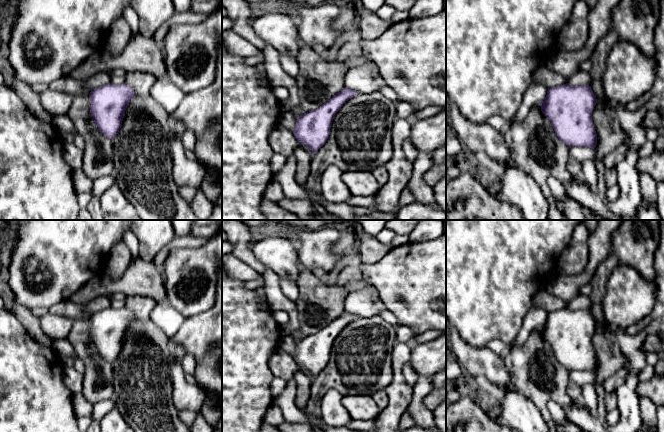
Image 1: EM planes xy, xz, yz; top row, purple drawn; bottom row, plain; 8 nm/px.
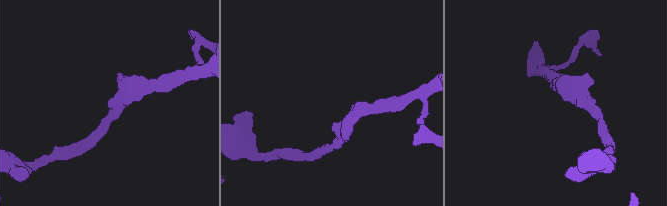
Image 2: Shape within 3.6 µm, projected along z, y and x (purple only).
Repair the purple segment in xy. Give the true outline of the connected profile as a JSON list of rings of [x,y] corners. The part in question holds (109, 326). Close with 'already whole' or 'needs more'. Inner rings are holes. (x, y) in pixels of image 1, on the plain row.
[[[109,307],[90,316],[90,337],[101,358],[110,363],[118,358],[126,332],[135,320],[135,315],[125,307]]]; already whole

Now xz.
[[[344,312],[319,332],[298,341],[293,355],[297,365],[305,368],[314,379],[327,365],[336,337],[346,325],[357,318],[354,314]]]; already whole

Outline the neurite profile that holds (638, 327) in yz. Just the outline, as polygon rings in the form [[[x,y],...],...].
[[[650,315],[646,316],[644,319],[639,321],[638,323],[629,326],[626,330],[625,333],[629,335],[636,335],[639,332],[641,332],[649,323],[651,322],[651,317]]]

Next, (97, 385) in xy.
[[[77,320],[66,338],[85,366],[82,394],[95,404],[113,396],[113,366],[98,354],[90,337],[90,328],[89,320]]]

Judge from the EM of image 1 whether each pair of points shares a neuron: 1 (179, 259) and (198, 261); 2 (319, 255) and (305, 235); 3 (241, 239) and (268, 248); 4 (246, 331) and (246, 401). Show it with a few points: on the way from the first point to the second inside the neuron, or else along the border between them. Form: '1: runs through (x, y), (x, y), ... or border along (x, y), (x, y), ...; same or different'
1: runs through (184, 259), (188, 258), (193, 261); same
2: runs through (316, 250), (307, 240); same
3: border along (254, 238), (250, 250), (262, 263); different
4: runs through (246, 348), (246, 384); same

